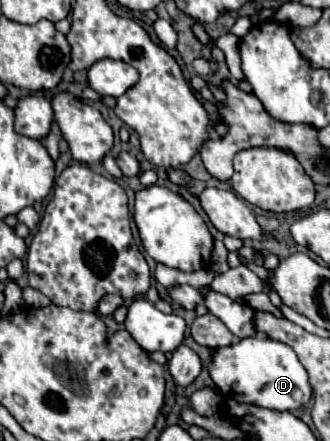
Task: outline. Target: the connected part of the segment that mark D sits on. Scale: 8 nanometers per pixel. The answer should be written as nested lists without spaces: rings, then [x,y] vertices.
[[[256,334],[238,340],[236,344],[212,350],[208,372],[222,396],[238,402],[256,404],[270,410],[296,410],[310,402],[312,388],[308,384],[306,368],[300,364],[296,352],[284,342]]]

